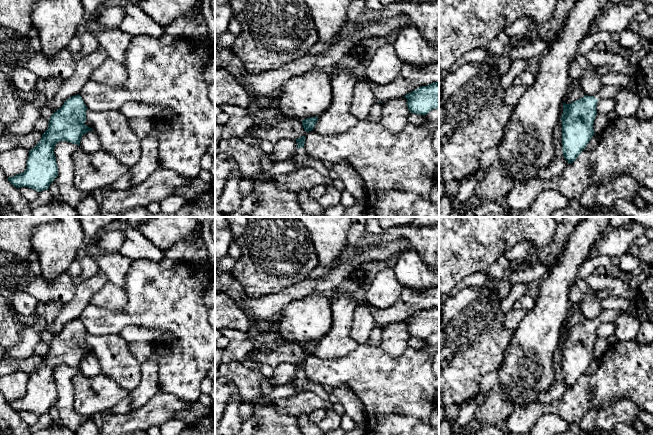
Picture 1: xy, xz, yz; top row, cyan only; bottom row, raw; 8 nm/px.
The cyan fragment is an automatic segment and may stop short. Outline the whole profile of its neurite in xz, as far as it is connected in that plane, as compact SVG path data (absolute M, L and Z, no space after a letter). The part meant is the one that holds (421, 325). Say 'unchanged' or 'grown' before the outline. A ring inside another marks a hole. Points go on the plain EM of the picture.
unchanged; M439 306L419 311L403 320L407 323L410 337L426 339L433 333L439 333Z

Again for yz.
grown; M602 310L593 320L585 319L570 328L563 327L562 375L569 388L585 374L595 359L593 348L597 339L598 325L603 322L614 322L621 313L623 312L619 310Z

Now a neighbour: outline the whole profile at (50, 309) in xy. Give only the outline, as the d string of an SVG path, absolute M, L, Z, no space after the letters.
M55 300L38 302L37 304L35 315L37 316L37 318L43 317L46 321L46 326L41 331L40 335L41 339L44 340L47 344L49 344L51 342L51 339L54 337L49 327L52 325L63 306L63 303Z

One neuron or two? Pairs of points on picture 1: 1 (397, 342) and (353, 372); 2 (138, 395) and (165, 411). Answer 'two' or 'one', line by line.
1: two
2: two

